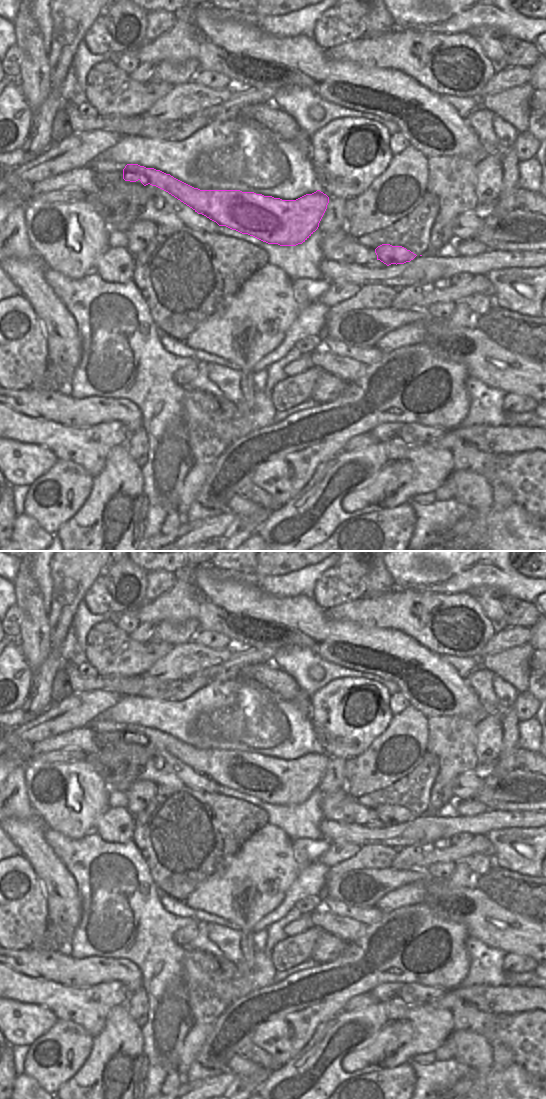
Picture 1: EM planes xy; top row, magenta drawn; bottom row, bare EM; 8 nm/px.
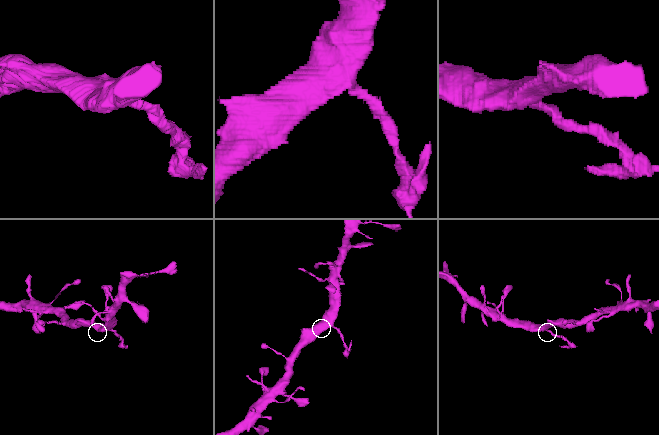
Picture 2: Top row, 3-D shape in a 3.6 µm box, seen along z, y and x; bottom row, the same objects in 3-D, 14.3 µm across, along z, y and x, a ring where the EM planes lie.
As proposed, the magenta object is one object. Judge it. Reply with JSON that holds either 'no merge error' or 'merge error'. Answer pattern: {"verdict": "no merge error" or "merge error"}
{"verdict": "merge error"}

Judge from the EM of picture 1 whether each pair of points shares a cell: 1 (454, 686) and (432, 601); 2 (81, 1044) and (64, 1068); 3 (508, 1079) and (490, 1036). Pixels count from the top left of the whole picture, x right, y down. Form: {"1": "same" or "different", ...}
{"1": "different", "2": "same", "3": "different"}

